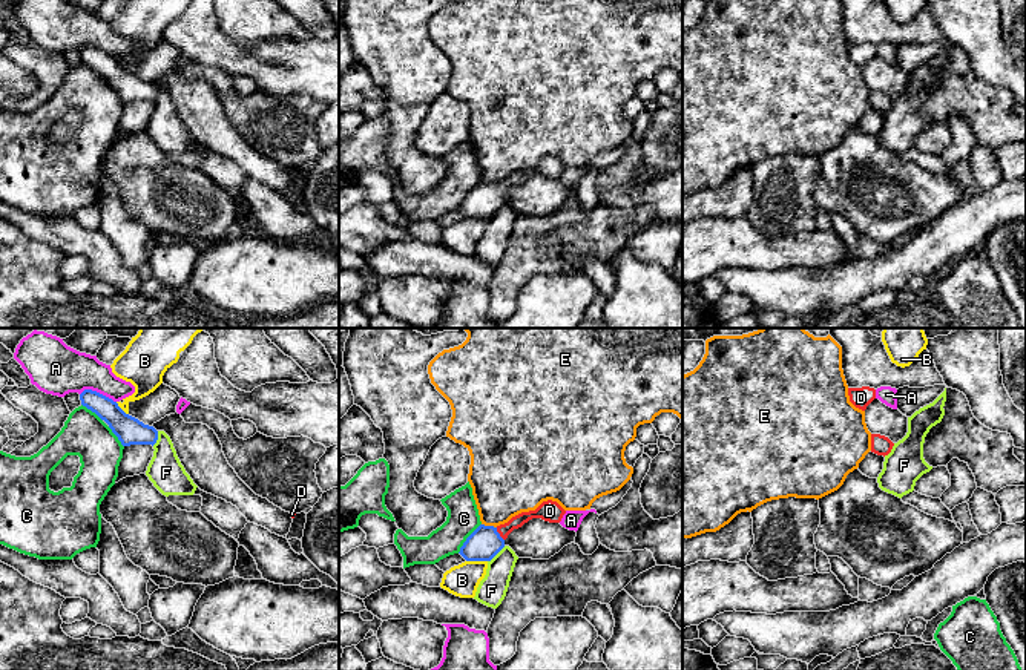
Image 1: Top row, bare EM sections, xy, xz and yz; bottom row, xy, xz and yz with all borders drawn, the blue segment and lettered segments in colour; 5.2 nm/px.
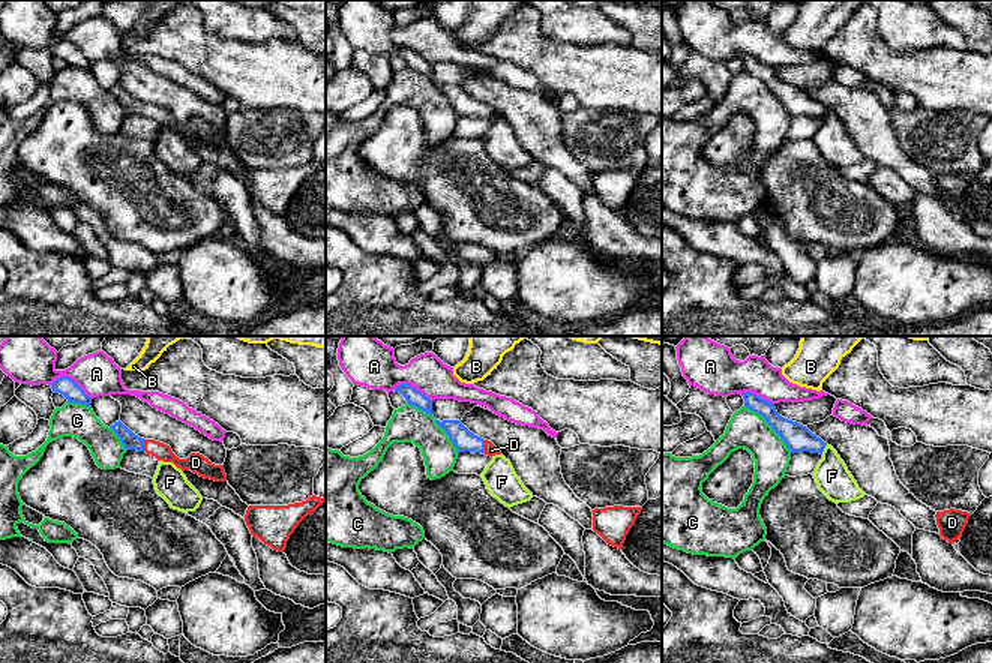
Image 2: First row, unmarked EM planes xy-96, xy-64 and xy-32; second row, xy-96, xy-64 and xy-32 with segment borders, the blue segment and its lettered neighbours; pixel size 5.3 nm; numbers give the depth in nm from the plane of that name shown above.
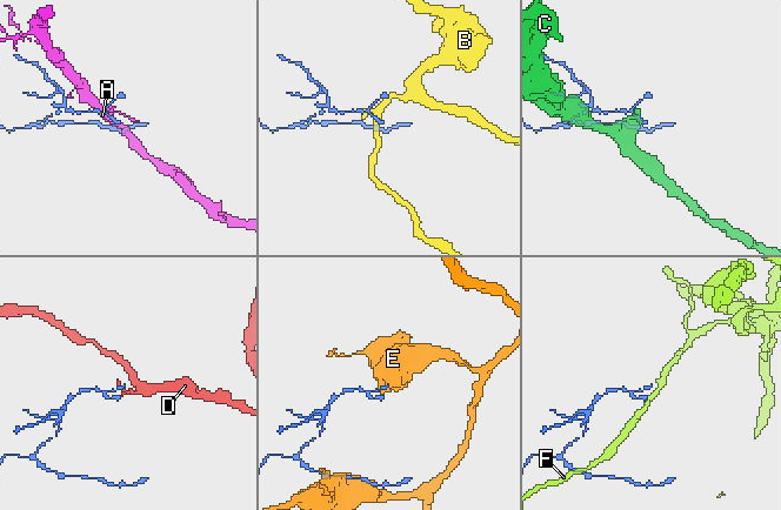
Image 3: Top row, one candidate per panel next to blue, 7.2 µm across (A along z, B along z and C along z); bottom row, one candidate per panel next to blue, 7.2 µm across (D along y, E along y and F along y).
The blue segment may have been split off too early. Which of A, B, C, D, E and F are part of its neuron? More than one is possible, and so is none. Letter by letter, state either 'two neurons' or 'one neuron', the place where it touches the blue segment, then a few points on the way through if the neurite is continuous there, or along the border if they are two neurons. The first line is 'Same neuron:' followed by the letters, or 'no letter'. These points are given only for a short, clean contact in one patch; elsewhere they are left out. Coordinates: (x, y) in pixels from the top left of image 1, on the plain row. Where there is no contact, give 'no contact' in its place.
Same neuron: D
A: two neurons; meets blue in xy at (98, 49); border along xy (80, 49), (95, 46), (115, 59)
B: two neurons; meets blue in xz at (477, 216); border along xz (466, 216), (486, 218)
C: two neurons; meets blue in xz at (466, 195); border along xz (480, 180), (457, 209)
D: one neuron; meets blue in xz at (499, 190); runs through xz (485, 198), (499, 190), (519, 177)
E: two neurons; meets blue in xz at (489, 183)
F: two neurons; meets blue in xz at (496, 210); border along xz (505, 203), (488, 218)

